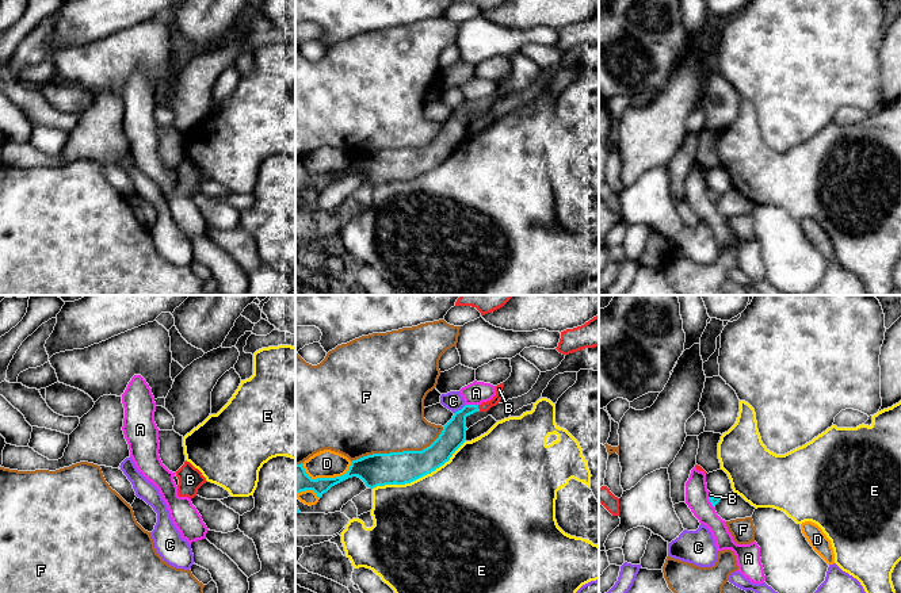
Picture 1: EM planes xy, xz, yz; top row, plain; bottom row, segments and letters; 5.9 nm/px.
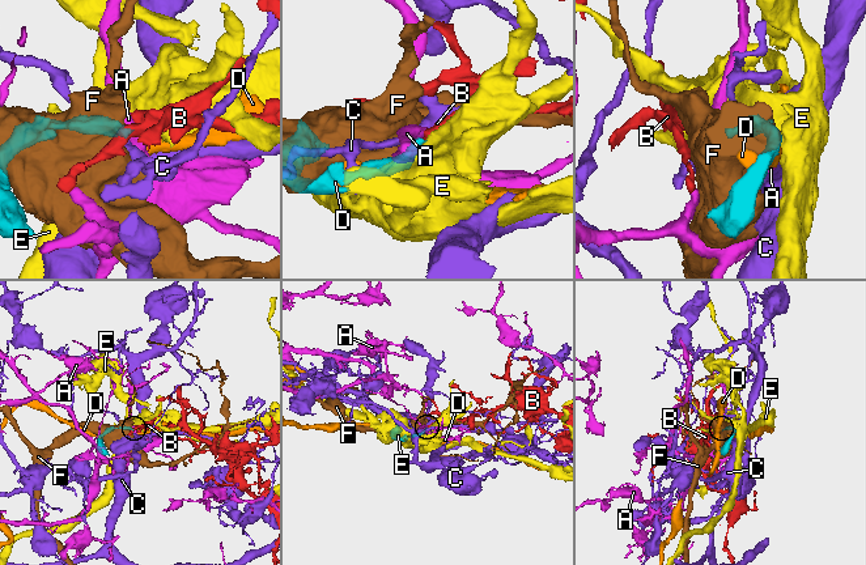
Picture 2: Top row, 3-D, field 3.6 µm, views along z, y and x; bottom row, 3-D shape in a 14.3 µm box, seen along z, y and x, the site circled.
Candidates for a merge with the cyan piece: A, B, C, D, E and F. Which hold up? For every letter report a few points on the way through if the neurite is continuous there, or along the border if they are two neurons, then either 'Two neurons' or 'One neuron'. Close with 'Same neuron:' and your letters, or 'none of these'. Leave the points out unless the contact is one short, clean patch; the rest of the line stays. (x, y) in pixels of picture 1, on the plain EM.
A: Boundary: xz (466, 100), (477, 102). Two neurons
B: Path across: xz (453, 133), (458, 117), (477, 104), (484, 103). One neuron
C: Boundary: xz (465, 100), (454, 110). Two neurons
D: Two neurons
E: Two neurons
F: Two neurons
Same neuron: B

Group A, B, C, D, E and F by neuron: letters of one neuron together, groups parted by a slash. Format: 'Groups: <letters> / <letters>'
Groups: A / B / C / D / E / F

